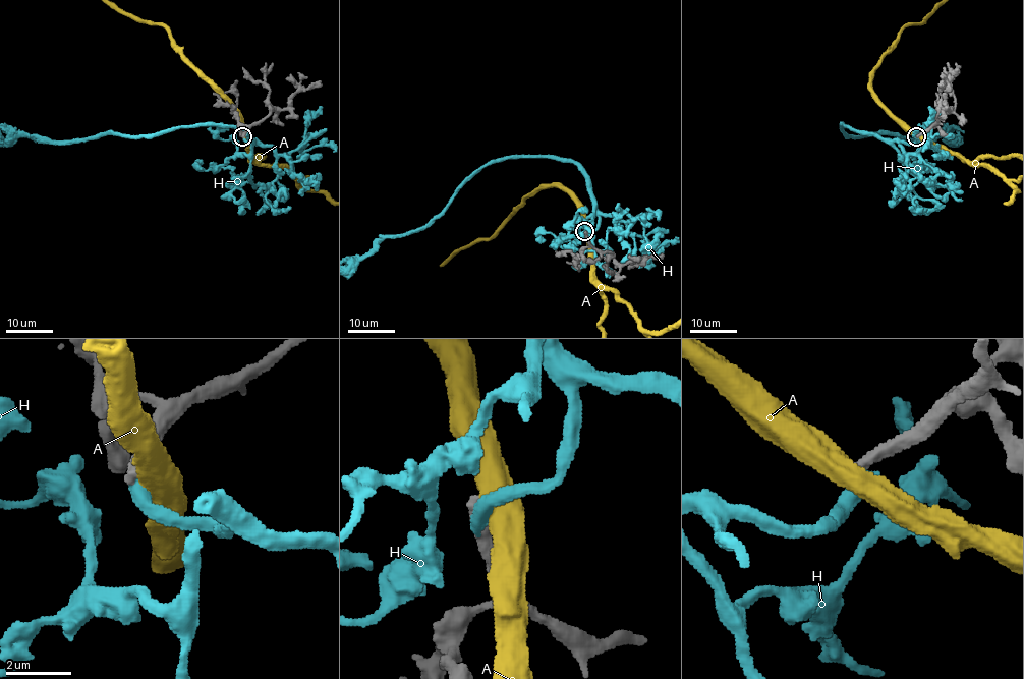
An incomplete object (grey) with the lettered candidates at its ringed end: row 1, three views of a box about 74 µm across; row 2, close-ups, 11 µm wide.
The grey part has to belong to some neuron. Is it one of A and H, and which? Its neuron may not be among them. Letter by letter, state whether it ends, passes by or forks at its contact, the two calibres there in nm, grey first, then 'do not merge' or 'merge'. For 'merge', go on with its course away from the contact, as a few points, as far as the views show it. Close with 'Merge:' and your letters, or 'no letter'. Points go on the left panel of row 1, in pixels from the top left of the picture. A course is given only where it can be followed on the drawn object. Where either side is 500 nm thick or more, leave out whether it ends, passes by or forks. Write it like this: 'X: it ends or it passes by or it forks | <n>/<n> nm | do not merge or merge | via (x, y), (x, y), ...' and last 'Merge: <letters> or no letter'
A: 480/550 nm | do not merge
H: 480/550 nm | do not merge
Merge: no letter

